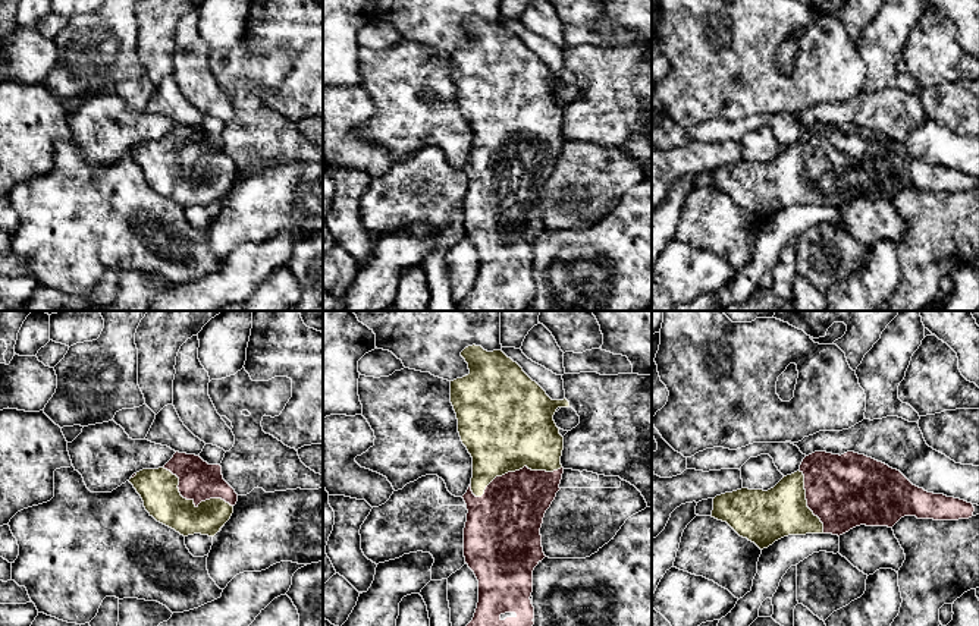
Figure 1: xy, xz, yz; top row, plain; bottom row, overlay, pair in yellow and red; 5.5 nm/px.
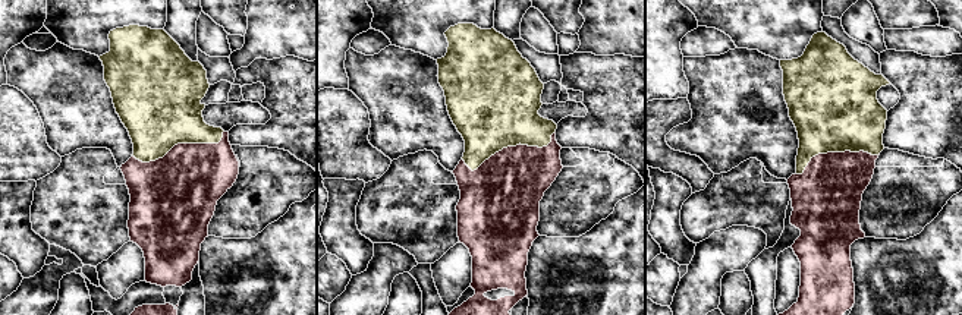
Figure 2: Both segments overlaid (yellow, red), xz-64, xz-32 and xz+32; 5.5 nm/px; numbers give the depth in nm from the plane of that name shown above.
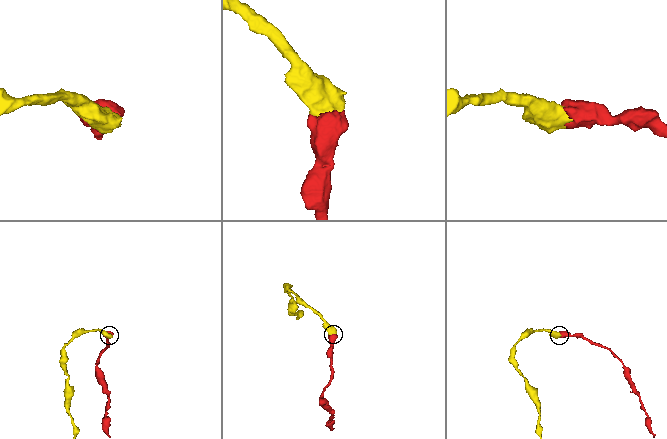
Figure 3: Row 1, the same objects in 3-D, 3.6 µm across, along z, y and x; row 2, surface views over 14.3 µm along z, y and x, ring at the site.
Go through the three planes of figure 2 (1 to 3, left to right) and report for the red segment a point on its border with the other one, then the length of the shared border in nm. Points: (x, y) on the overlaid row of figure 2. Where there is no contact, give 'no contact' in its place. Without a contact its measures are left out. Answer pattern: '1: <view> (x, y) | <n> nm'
1: xz-64 (181, 142) | 500 nm
2: xz-32 (511, 145) | 550 nm
3: xz+32 (835, 151) | 480 nm

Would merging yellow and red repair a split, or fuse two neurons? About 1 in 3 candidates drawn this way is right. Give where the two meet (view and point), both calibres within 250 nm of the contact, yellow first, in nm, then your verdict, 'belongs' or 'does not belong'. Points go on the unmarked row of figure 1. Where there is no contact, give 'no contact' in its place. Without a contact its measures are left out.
xz (514, 142) | 480/360 nm | belongs

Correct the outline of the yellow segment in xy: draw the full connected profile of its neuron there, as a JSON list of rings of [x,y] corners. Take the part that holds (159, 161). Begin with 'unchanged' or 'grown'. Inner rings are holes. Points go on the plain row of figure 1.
grown; [[[179,123],[163,139],[142,141],[129,154],[150,188],[183,208],[214,208],[238,173],[238,166],[223,151],[220,136]]]

